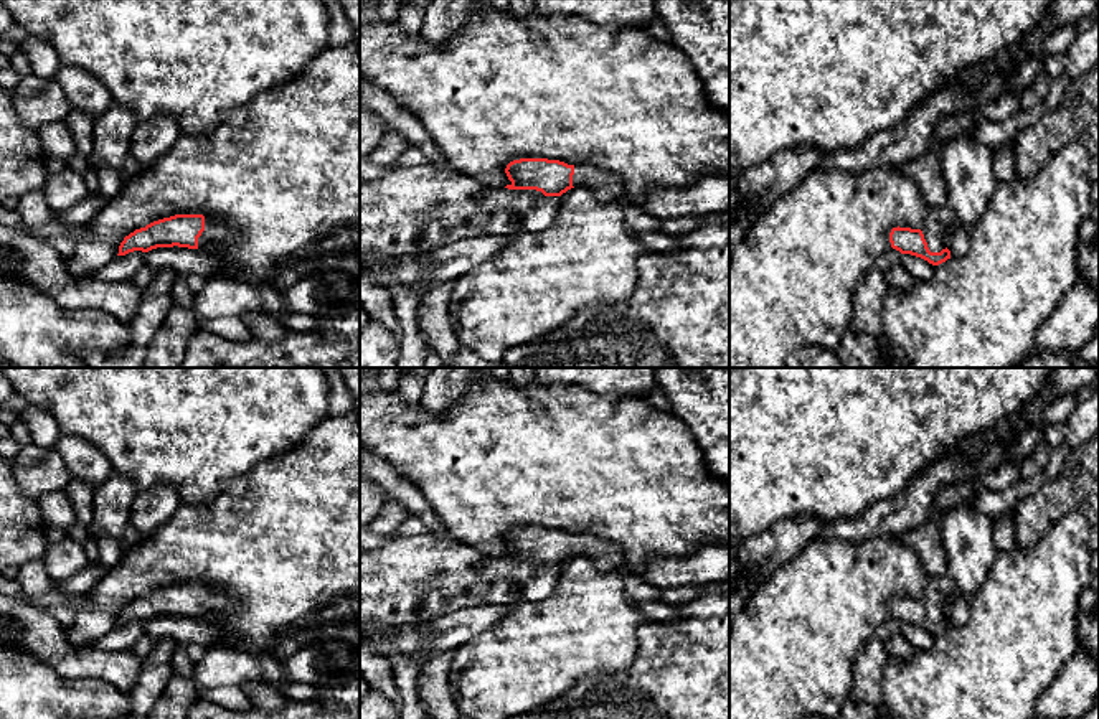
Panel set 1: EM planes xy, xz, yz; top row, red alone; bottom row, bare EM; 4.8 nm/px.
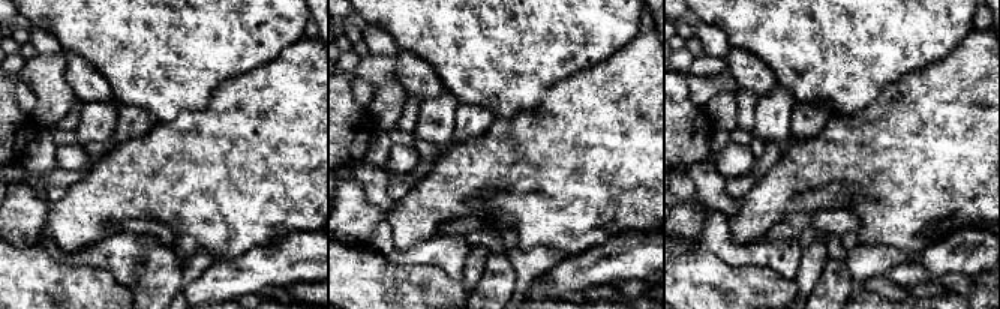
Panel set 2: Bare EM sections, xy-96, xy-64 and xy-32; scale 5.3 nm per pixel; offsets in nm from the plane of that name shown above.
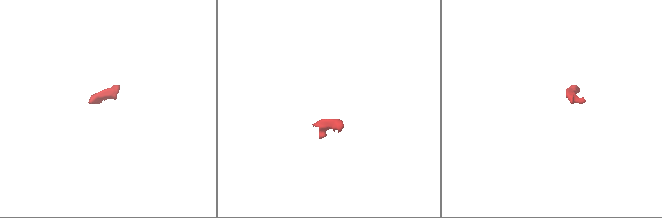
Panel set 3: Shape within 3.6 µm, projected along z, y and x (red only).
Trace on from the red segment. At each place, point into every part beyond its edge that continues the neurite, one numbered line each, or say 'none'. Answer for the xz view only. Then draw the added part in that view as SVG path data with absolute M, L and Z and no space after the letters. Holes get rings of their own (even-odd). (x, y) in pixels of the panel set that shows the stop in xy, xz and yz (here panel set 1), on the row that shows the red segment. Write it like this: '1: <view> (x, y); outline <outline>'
1: xz (606, 187); outline M574 165L573 186L587 188L599 203L620 200L625 206L632 204L624 181L614 173L597 167Z
2: xz (418, 210); outline M450 167L394 168L388 176L360 181L360 256L417 256L467 237L540 233L554 223L558 208L559 196L485 186Z

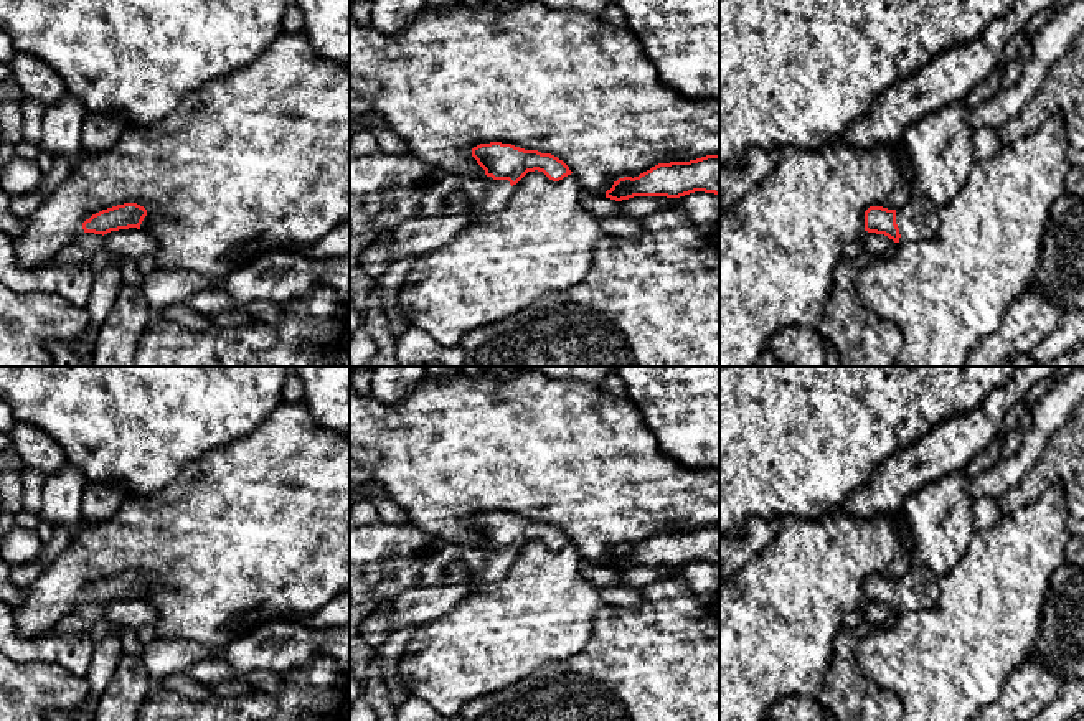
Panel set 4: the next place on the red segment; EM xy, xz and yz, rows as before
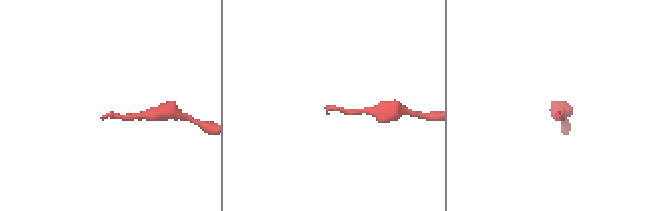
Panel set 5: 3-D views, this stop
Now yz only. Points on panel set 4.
1: yz (918, 220); outline M916 191L909 201L896 210L899 243L931 239L939 233L939 208L926 195Z

